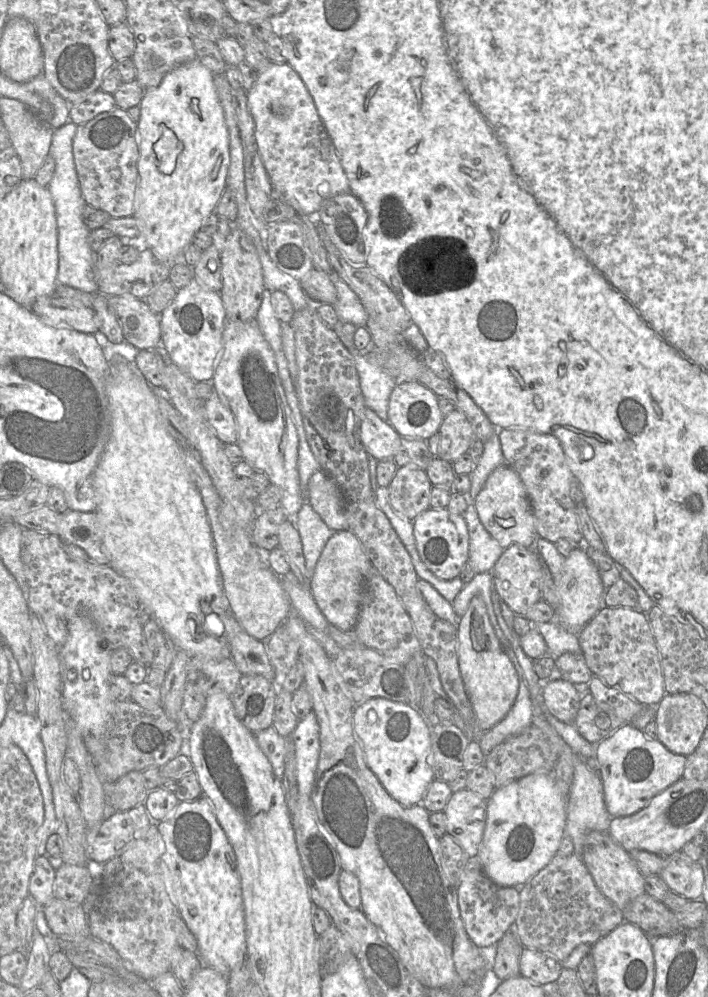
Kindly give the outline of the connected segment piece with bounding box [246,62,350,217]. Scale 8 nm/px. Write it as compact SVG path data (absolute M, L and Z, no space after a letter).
M271 62L265 69L262 71L258 71L258 78L254 86L247 91L247 104L249 111L253 117L255 123L255 142L258 148L259 156L264 165L264 168L268 174L268 177L271 181L271 184L283 200L285 200L288 204L290 204L297 214L308 215L316 217L320 207L323 202L336 196L343 192L350 192L350 182L349 178L345 172L345 169L337 155L337 151L334 148L334 145L324 127L324 124L318 114L317 108L315 106L314 100L309 93L307 87L305 86L303 80L299 76L299 74L295 71L295 69L290 66L288 63L274 63Z

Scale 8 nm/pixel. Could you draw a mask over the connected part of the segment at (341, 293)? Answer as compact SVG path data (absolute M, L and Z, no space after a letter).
M331 273L331 279L337 290L334 306L339 322L351 323L357 327L366 326L368 314L354 291L337 275Z

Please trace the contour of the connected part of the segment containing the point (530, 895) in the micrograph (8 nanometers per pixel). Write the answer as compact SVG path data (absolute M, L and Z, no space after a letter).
M556 853L552 860L526 883L519 891L519 910L512 927L524 948L549 953L562 962L578 945L592 946L624 922L622 910L598 889L583 860L574 853L568 856Z

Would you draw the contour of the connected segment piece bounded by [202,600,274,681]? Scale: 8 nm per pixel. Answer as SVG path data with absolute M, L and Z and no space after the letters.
M220 600L205 601L202 604L205 615L216 614L224 624L223 637L227 641L231 657L237 669L244 675L261 675L274 679L274 669L269 660L265 643L247 634L228 609L222 608Z

